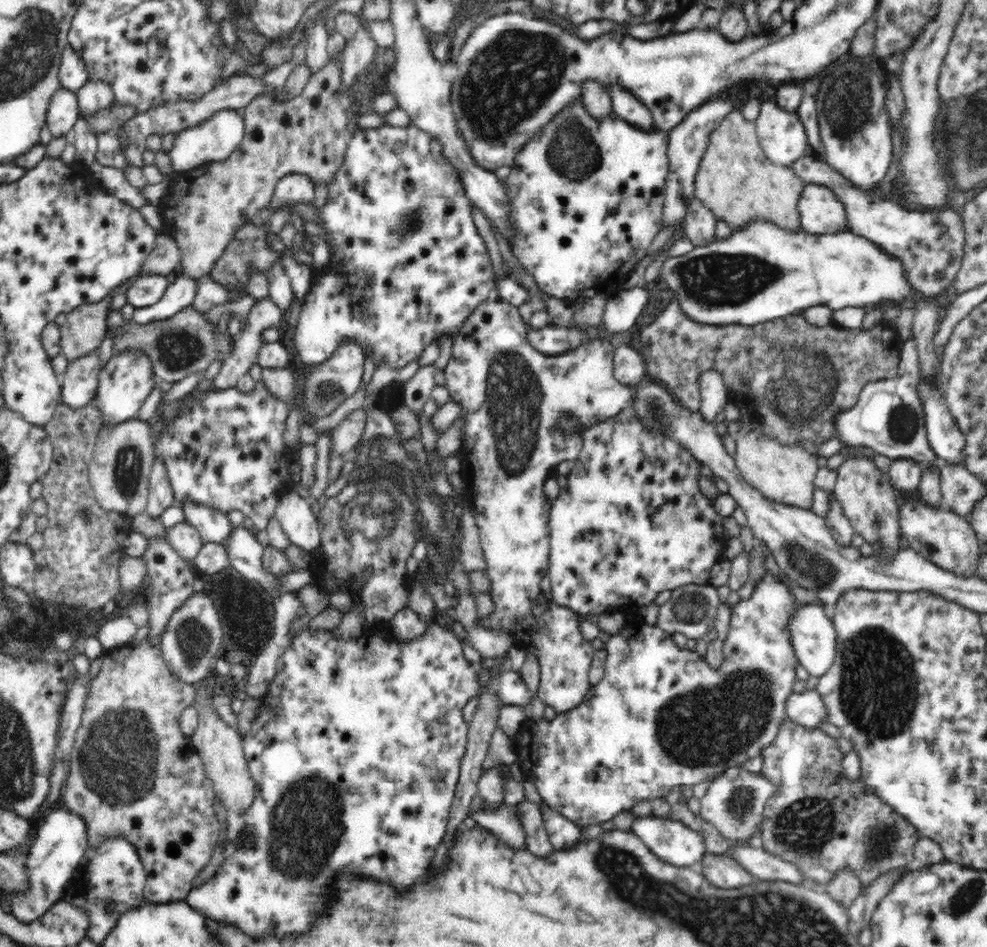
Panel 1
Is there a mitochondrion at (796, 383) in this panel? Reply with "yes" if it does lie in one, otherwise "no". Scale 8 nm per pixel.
yes

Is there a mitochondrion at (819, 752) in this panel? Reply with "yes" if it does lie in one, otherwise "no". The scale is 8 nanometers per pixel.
no

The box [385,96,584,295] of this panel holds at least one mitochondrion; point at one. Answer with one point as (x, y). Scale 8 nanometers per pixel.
(415, 220)

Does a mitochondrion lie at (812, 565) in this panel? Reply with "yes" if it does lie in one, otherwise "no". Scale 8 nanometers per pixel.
yes

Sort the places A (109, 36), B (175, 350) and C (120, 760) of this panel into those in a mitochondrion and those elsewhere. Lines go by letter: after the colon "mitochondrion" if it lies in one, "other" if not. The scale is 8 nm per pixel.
A: other
B: mitochondrion
C: mitochondrion

